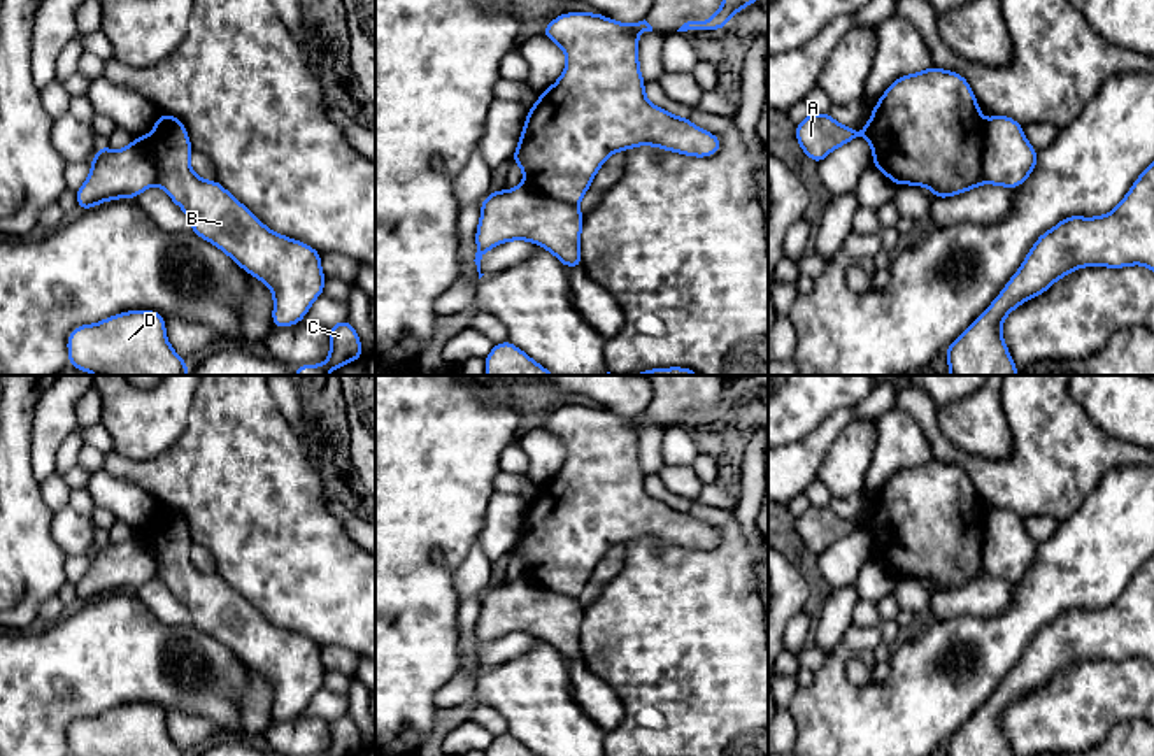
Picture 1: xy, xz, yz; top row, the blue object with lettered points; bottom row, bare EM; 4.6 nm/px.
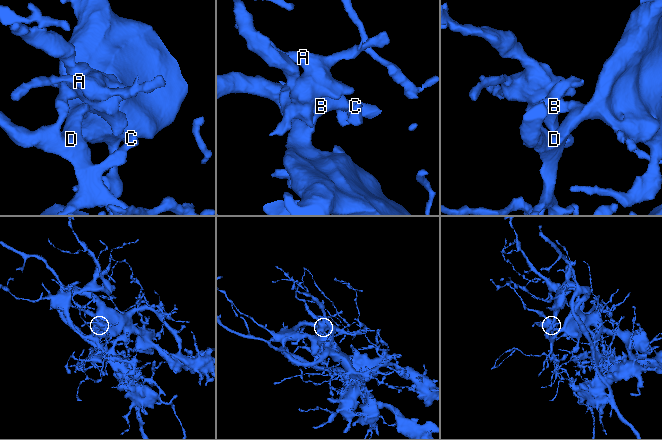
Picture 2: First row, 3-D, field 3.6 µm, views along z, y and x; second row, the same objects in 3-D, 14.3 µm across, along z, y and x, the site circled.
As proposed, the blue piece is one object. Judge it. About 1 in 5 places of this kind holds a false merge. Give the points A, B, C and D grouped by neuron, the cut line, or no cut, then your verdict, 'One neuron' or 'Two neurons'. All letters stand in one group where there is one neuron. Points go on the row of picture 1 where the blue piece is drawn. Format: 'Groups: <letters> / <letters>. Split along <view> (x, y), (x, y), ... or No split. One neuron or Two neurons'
Groups: A B C D. No split. One neuron

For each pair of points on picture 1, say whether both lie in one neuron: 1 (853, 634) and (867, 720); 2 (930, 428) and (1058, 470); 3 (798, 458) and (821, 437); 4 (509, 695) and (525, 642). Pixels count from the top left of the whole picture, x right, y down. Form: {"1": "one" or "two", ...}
{"1": "one", "2": "one", "3": "one", "4": "two"}

